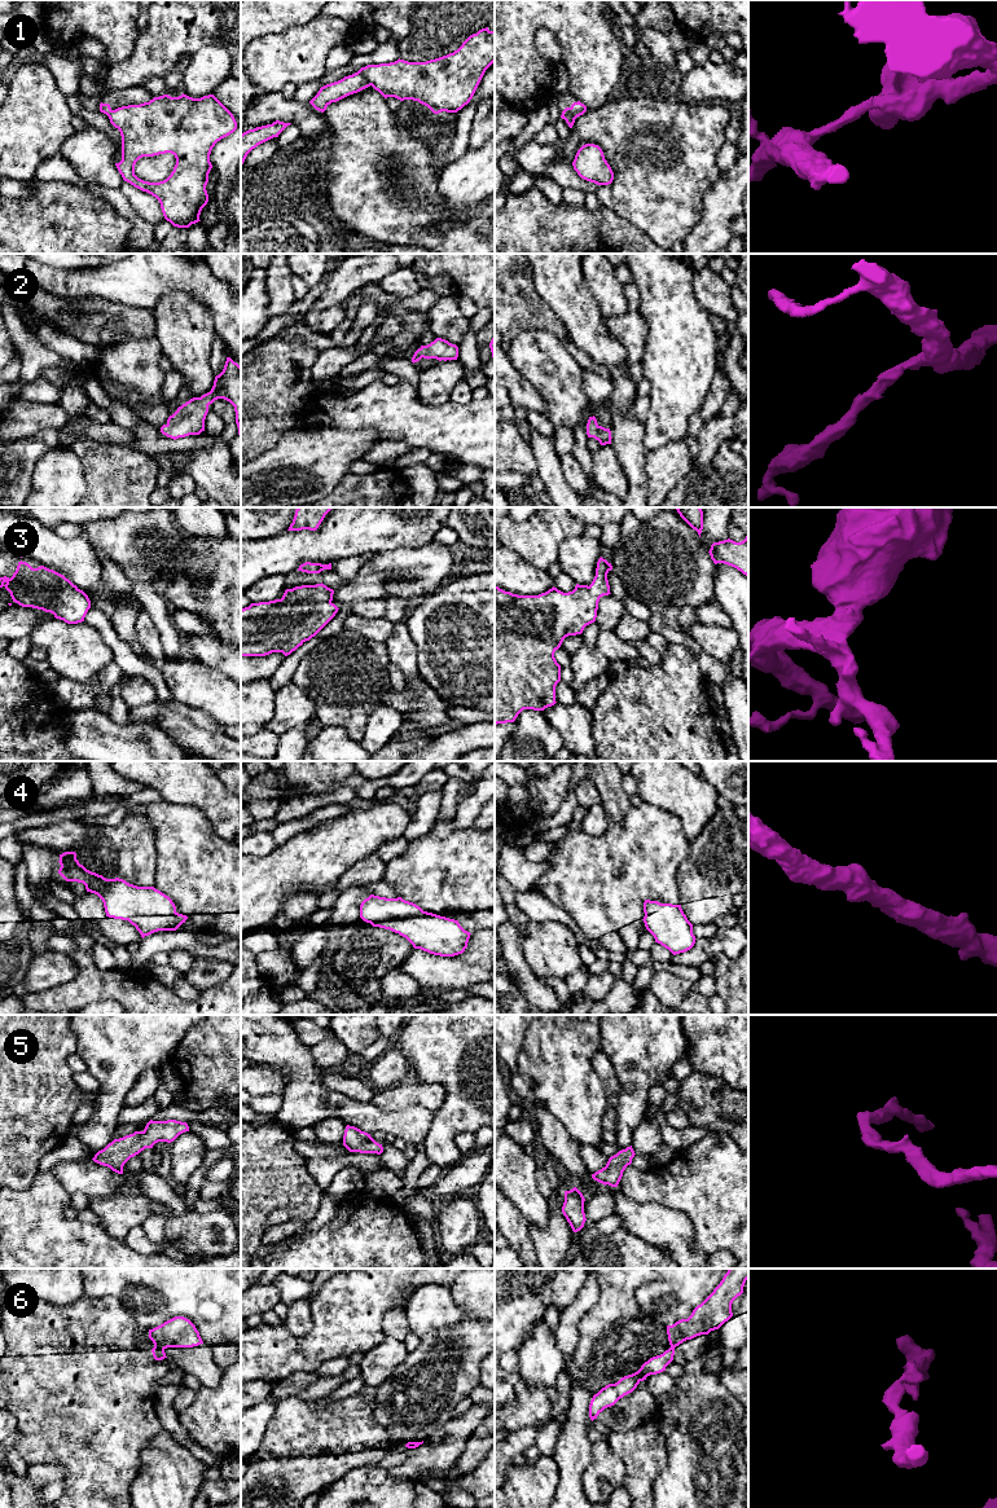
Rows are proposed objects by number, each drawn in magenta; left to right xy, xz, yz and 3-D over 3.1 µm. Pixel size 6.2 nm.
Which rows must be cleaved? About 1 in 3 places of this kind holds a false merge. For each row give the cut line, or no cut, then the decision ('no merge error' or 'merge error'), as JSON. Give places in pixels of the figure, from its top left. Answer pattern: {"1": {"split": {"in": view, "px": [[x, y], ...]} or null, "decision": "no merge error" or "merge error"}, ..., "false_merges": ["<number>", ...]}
{"1": {"split": {"in": "xz", "px": [[363, 67], [363, 75], [372, 84]]}, "decision": "merge error"}, "2": {"split": null, "decision": "no merge error"}, "3": {"split": null, "decision": "no merge error"}, "4": {"split": null, "decision": "no merge error"}, "5": {"split": null, "decision": "no merge error"}, "6": {"split": {"in": "xy", "px": [[154, 1346], [163, 1349]]}, "decision": "merge error"}, "false_merges": ["1", "6"]}

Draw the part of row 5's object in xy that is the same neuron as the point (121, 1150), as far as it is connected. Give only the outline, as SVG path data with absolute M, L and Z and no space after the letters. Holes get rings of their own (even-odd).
M150 1120L142 1131L135 1131L119 1139L114 1139L92 1159L95 1162L123 1174L124 1164L145 1148L153 1148L158 1142L174 1142L180 1134L189 1131L186 1122L167 1120Z

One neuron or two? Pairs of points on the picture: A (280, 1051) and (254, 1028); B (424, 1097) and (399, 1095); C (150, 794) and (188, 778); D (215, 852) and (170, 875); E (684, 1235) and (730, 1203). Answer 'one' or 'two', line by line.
A: one
B: one
C: two
D: one
E: two

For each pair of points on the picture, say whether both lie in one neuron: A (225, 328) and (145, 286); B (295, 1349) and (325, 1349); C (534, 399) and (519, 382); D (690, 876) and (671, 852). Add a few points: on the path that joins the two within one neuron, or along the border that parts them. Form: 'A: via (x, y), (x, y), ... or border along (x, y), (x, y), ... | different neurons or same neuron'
A: via (216, 304), (194, 282), (168, 282) | same neuron
B: via (303, 1349), (317, 1349) | same neuron
C: via (530, 395), (521, 386) | same neuron
D: border along (692, 843), (677, 875), (680, 895) | different neurons

